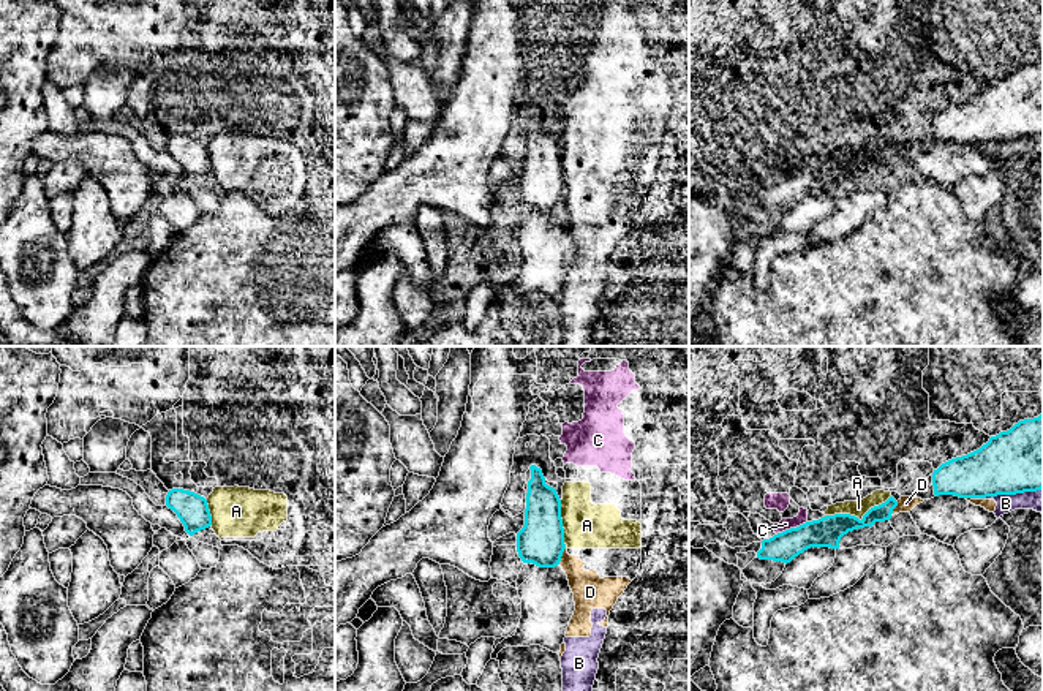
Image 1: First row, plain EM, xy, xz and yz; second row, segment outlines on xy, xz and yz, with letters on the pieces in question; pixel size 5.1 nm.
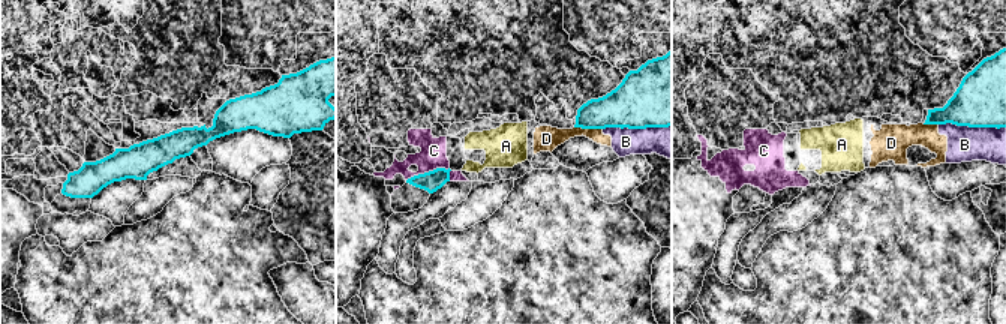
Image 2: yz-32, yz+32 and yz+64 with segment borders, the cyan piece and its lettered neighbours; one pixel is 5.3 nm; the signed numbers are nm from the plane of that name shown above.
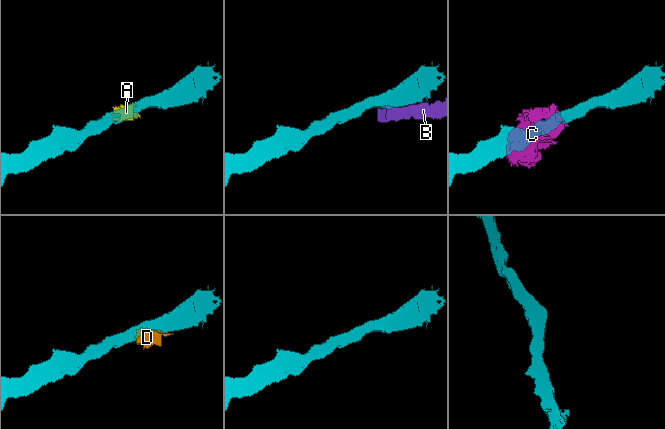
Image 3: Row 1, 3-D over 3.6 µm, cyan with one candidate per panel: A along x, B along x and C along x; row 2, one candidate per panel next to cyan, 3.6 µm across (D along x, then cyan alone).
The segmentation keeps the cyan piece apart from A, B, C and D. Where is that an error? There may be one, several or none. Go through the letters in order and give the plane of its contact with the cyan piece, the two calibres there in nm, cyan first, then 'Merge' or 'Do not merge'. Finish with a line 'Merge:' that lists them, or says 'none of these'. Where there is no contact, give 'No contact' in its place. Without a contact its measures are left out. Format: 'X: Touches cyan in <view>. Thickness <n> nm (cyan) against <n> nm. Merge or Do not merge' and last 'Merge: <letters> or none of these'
A: Touches cyan in yz. Thickness 160 nm (cyan) against 90 nm. Do not merge
B: Touches cyan in yz. Thickness 360 nm (cyan) against 110 nm. Do not merge
C: Touches cyan in yz. Thickness 160 nm (cyan) against 60 nm. Do not merge
D: Touches cyan in xz. Thickness 240 nm (cyan) against 180 nm. Do not merge
Merge: none of these

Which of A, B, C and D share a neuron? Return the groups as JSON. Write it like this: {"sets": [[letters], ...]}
{"sets": [["A", "B", "C", "D"]]}

